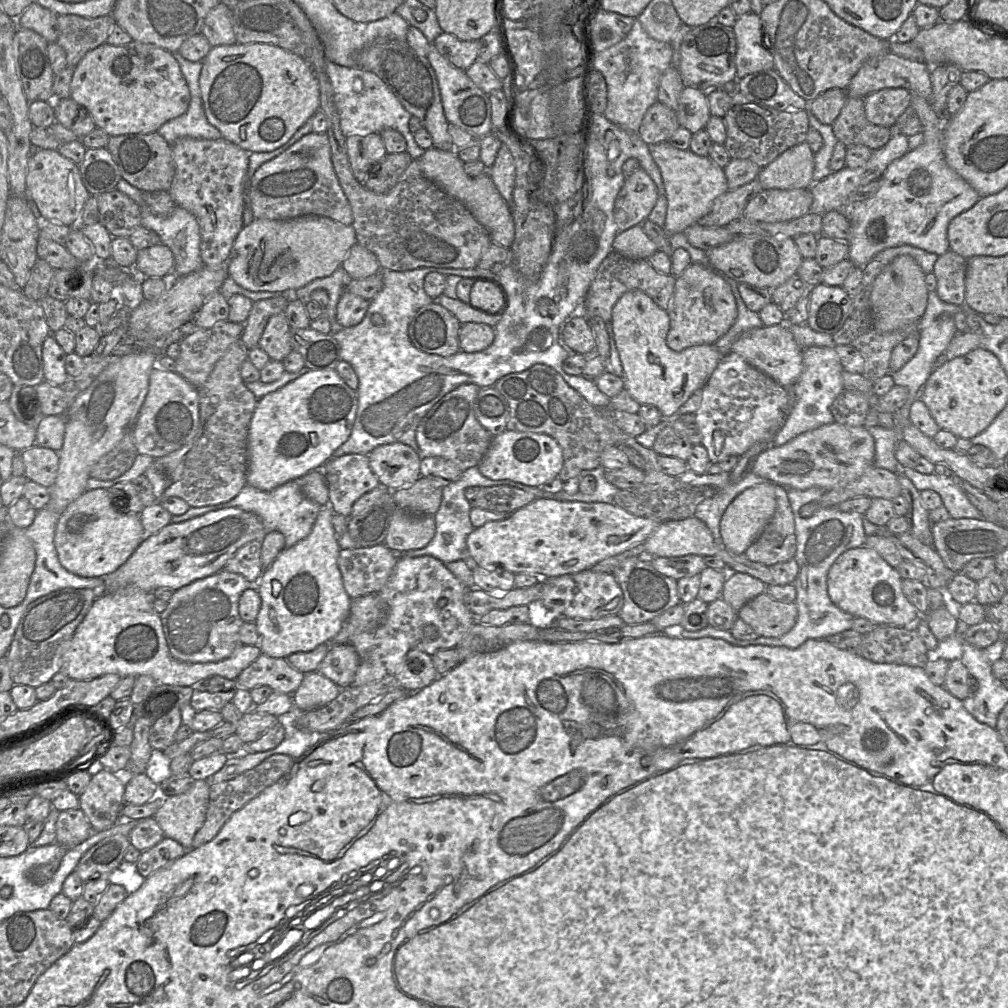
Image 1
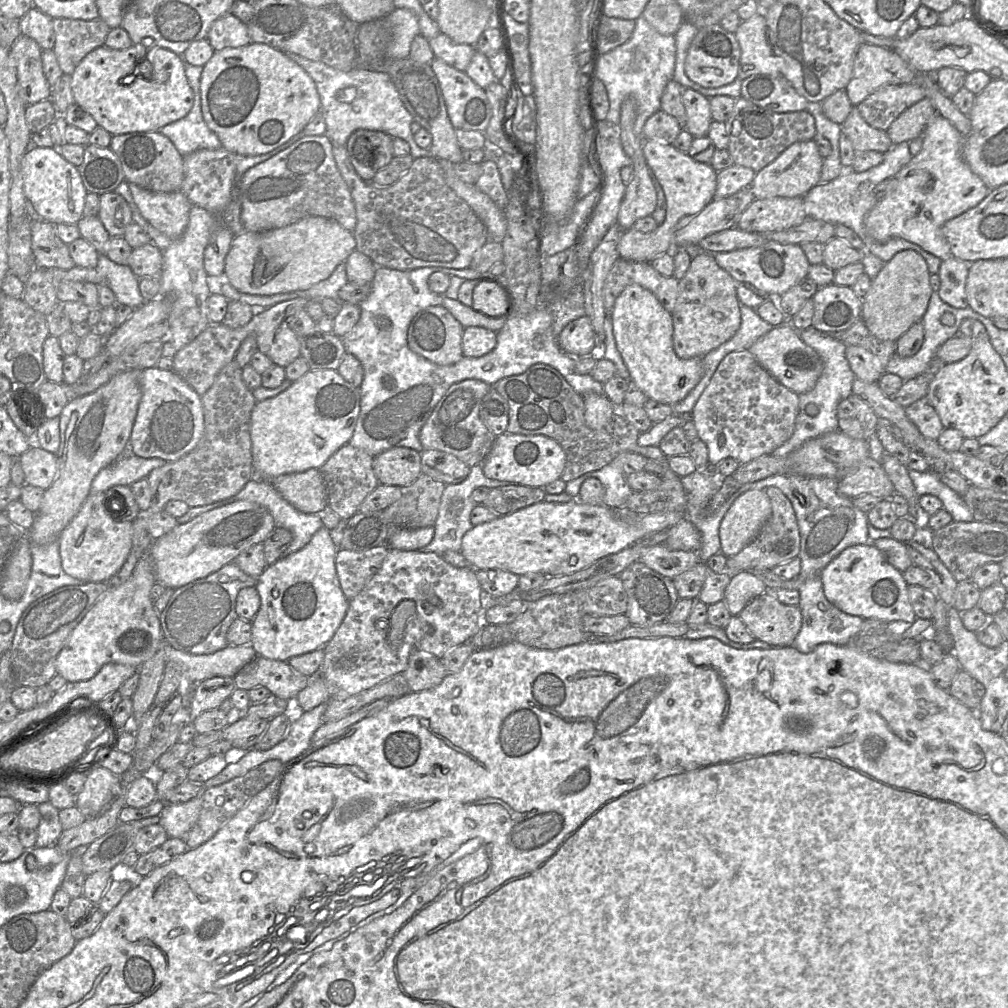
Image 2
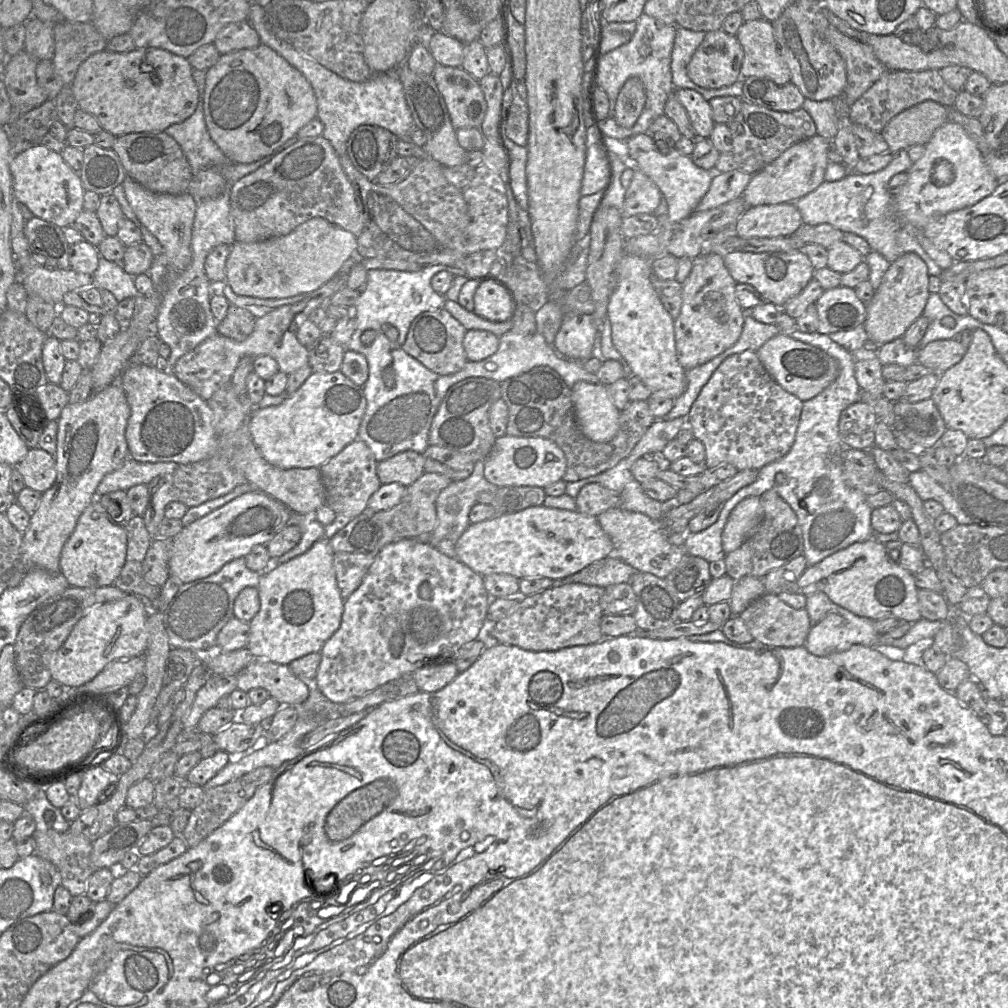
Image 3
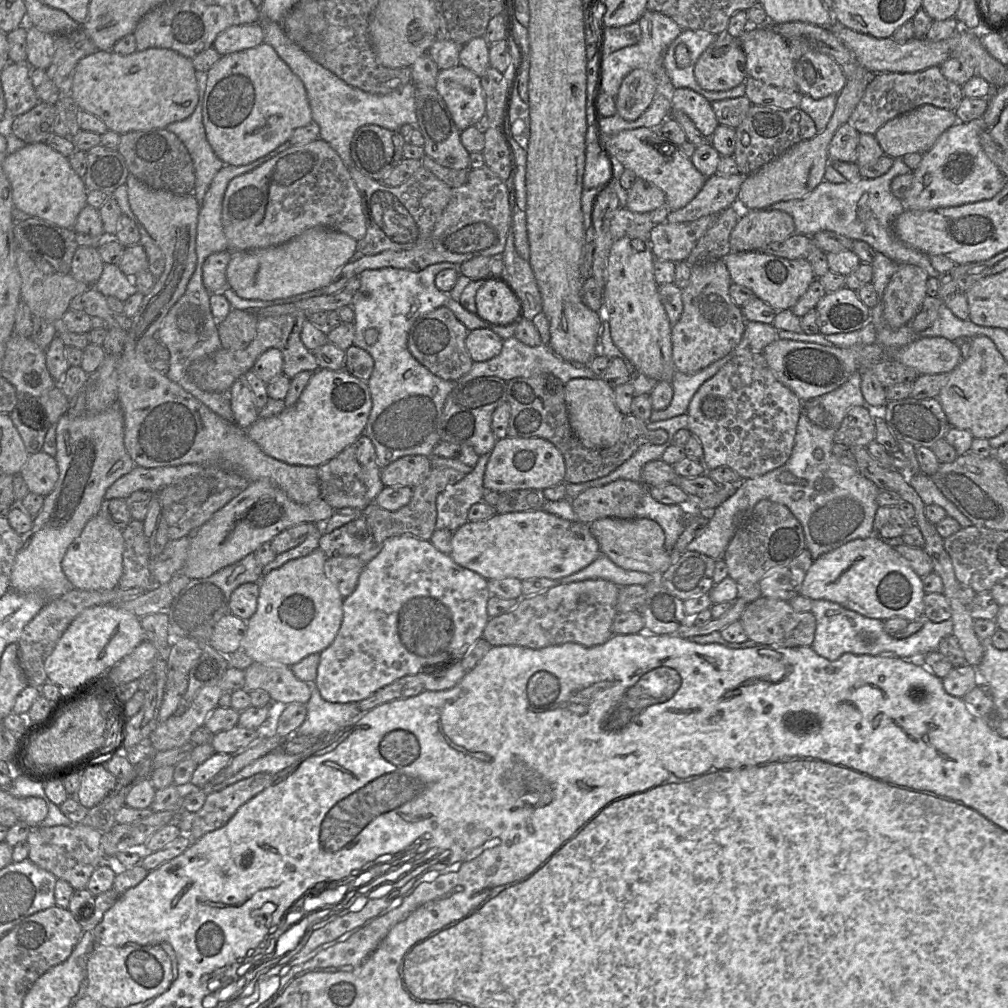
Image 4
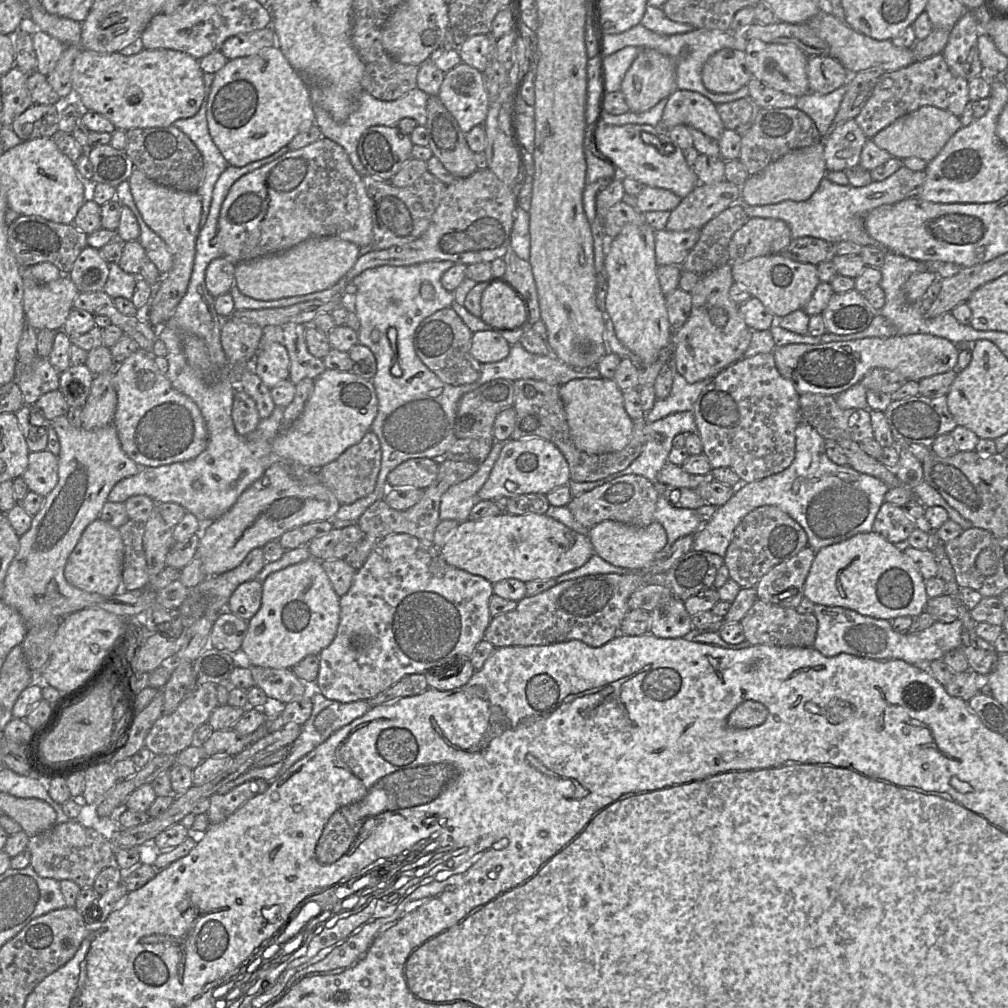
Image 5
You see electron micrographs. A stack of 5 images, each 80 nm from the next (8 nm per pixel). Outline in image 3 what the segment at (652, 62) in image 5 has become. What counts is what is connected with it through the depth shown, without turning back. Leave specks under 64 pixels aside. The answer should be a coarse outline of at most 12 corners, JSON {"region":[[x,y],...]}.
{"region":[[629,78],[622,86],[614,119],[631,128],[646,102],[642,81]]}

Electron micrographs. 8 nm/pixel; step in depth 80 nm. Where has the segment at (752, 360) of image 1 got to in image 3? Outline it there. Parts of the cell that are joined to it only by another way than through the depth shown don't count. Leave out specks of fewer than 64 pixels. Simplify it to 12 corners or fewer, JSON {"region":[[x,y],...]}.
{"region":[[784,333],[756,353],[803,402],[840,373],[836,358]]}

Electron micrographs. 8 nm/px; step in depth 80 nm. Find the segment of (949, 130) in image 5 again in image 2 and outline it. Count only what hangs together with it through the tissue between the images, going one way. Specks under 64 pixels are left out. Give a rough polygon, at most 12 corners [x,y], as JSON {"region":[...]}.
{"region":[[924,98],[902,112],[886,132],[893,144],[922,136],[935,114]]}

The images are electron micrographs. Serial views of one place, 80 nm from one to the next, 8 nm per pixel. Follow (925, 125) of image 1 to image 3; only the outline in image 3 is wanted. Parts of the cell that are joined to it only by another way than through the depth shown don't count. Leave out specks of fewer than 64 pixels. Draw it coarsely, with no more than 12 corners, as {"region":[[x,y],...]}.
{"region":[[945,122],[894,197],[897,215],[942,269],[923,234],[1000,181],[965,129]]}

